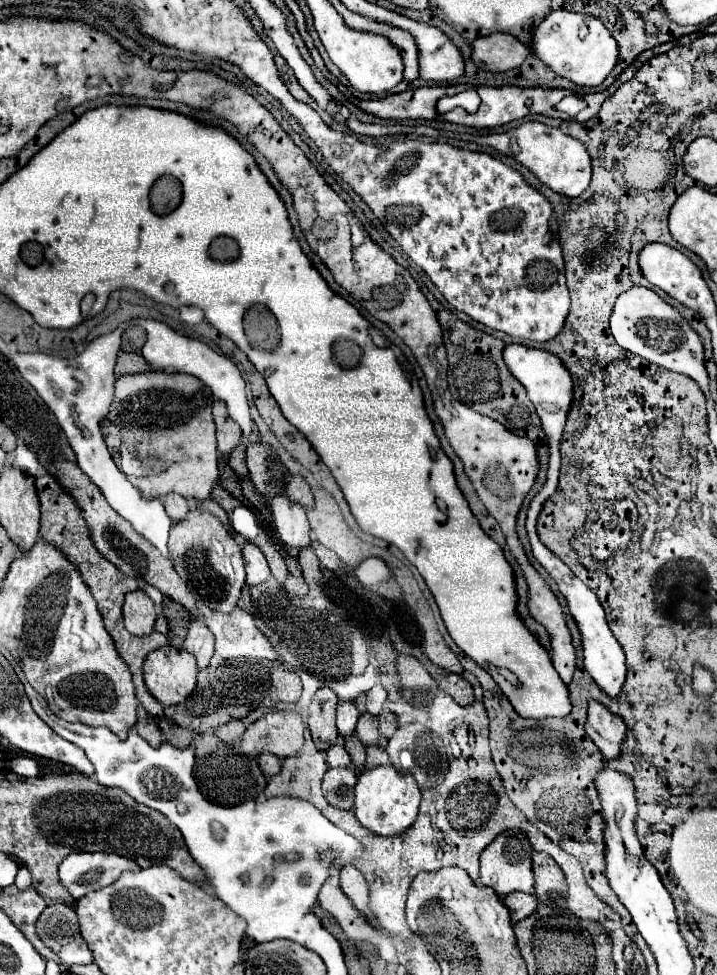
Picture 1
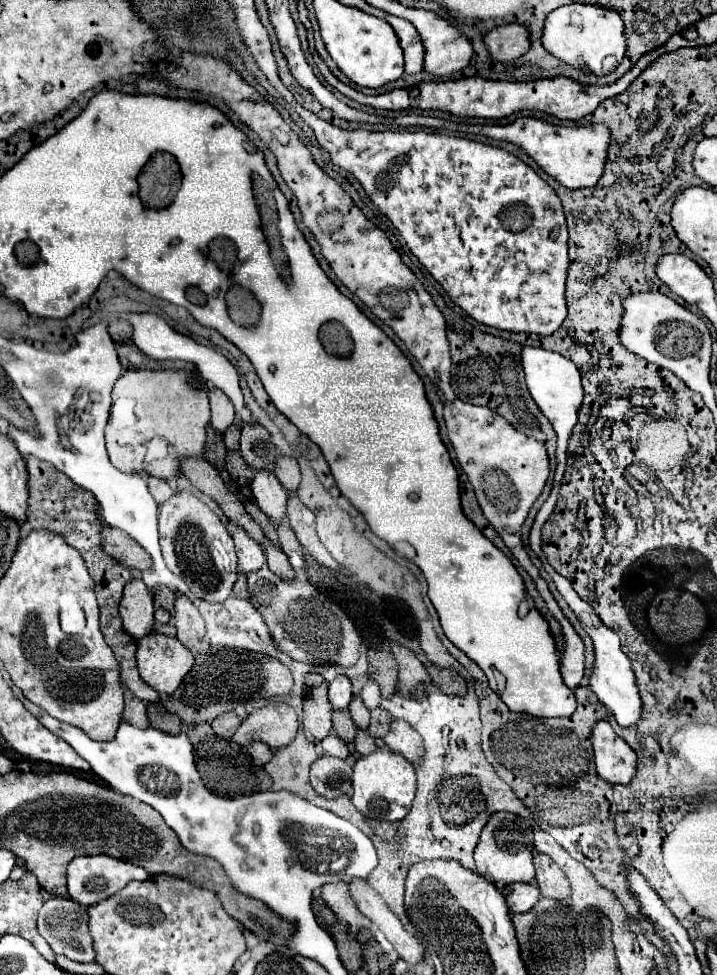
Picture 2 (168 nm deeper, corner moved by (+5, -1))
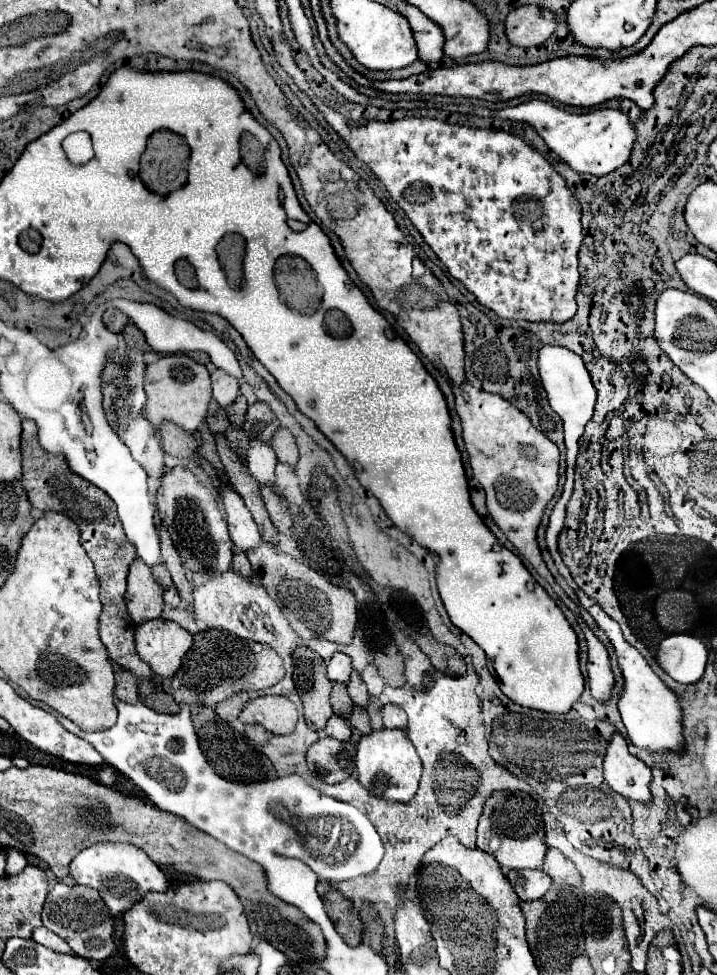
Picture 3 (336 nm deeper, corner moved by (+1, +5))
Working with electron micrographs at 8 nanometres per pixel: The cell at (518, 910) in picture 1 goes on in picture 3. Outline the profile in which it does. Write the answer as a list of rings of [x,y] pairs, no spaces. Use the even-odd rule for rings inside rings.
[[[511,870],[507,878],[521,900],[539,900],[551,888],[551,878],[543,870]]]

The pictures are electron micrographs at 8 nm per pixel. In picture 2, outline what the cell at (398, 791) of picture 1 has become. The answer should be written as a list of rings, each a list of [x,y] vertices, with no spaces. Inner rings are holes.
[[[375,750],[367,756],[361,756],[353,766],[353,804],[355,808],[377,820],[397,822],[407,816],[411,802],[415,798],[415,770],[413,766],[397,752]]]

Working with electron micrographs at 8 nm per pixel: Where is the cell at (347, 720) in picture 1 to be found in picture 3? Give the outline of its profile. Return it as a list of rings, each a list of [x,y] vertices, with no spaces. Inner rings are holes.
[[[335,654],[329,662],[327,662],[327,678],[331,682],[349,682],[351,676],[351,658],[347,654]]]

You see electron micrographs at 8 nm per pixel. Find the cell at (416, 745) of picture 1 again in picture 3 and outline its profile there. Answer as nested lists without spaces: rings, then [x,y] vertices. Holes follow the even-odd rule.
[[[385,706],[383,708],[383,724],[385,728],[401,728],[407,730],[407,714],[399,706]]]

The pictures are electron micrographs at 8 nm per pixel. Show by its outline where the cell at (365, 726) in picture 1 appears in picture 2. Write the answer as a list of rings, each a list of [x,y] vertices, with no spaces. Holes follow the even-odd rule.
[[[353,696],[351,698],[349,712],[351,712],[351,718],[353,718],[355,726],[367,730],[367,726],[369,726],[369,710],[365,708],[365,704],[363,704],[363,700],[359,696]]]

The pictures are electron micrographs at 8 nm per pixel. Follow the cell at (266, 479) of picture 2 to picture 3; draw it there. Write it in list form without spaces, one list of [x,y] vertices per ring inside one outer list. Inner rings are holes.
[[[257,440],[251,442],[251,448],[247,452],[247,468],[259,484],[275,486],[275,466],[277,466],[277,456],[273,448]]]

